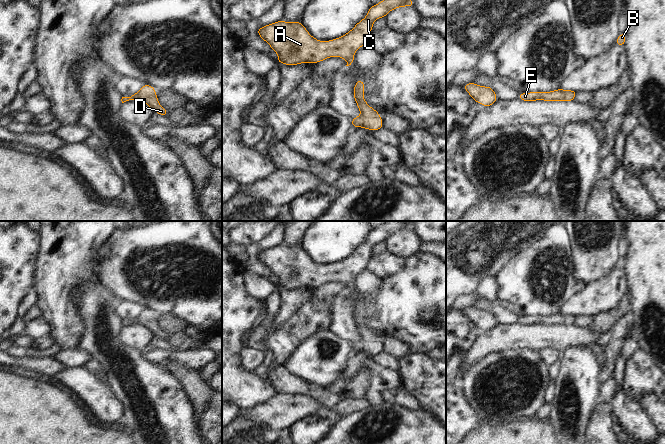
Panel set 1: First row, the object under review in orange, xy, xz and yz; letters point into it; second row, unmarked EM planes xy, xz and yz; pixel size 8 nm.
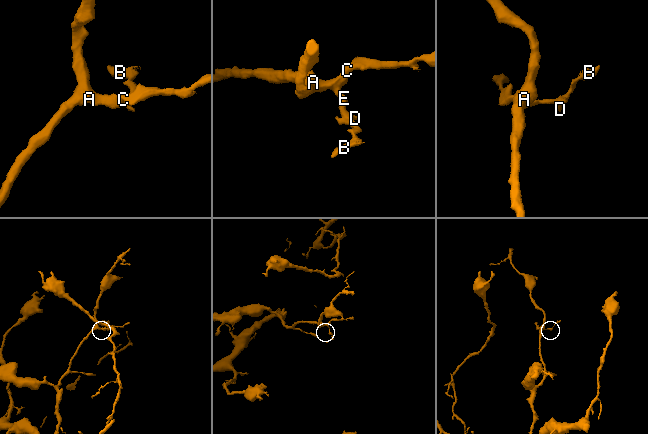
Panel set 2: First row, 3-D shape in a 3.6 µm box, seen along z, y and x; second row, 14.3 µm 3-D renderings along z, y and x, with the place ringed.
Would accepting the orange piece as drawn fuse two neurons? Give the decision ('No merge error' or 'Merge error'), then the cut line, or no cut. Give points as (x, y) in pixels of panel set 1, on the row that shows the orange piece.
No merge error. No split.

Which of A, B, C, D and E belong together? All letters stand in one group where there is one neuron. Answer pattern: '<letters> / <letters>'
A B C D E

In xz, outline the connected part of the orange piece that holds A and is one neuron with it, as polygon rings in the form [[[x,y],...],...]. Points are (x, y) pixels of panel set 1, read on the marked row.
[[[383,0],[378,4],[371,6],[366,17],[358,22],[351,31],[330,41],[319,41],[315,39],[308,33],[300,21],[291,23],[287,23],[284,20],[277,21],[258,28],[257,32],[258,35],[270,45],[272,50],[278,54],[277,62],[279,63],[292,66],[300,63],[318,63],[329,57],[341,57],[347,61],[346,66],[349,66],[354,63],[354,54],[356,50],[367,45],[367,40],[372,31],[374,21],[381,17],[385,18],[391,10],[403,6],[413,7],[413,1]]]

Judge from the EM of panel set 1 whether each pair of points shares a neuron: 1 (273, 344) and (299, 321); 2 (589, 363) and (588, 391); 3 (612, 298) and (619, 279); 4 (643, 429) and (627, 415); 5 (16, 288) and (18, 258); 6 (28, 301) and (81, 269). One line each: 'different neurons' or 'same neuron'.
1: same neuron
2: same neuron
3: same neuron
4: same neuron
5: same neuron
6: different neurons

